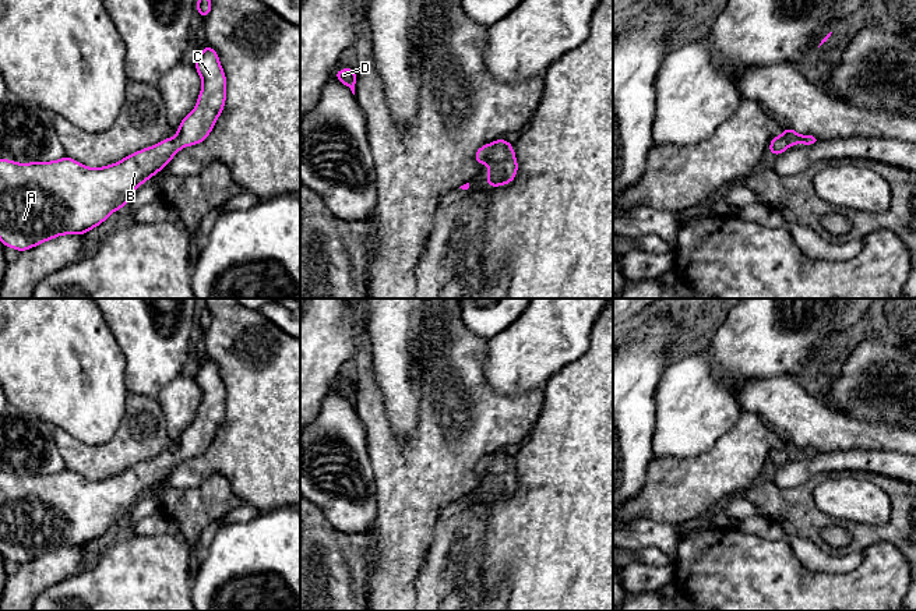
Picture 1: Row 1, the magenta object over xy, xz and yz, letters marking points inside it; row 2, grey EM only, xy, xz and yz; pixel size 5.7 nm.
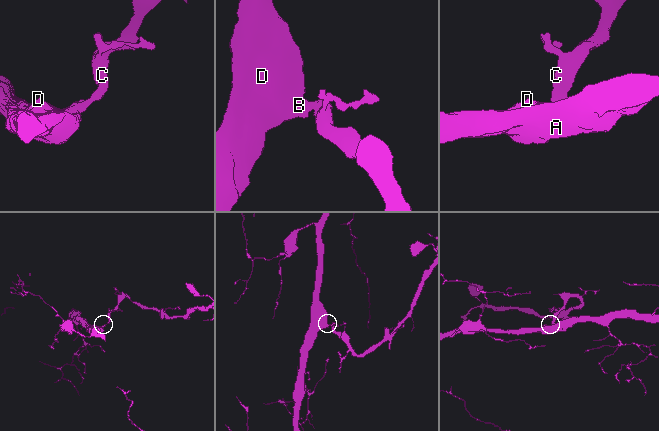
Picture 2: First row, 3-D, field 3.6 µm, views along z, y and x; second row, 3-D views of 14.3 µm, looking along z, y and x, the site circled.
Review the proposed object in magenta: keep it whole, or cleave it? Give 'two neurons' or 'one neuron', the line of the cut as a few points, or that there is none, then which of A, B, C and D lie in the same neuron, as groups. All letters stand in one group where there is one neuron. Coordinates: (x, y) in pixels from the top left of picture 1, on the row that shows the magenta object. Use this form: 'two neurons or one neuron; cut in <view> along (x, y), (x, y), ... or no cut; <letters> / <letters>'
one neuron; no cut; A B C D

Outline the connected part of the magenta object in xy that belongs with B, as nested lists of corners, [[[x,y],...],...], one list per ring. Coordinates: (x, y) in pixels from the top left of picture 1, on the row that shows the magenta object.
[[[205,43],[194,64],[202,80],[194,110],[187,114],[173,138],[128,155],[114,165],[87,167],[66,156],[54,162],[31,162],[21,165],[0,159],[0,240],[6,247],[20,252],[60,234],[85,234],[106,218],[127,206],[140,184],[168,166],[169,160],[183,148],[202,142],[215,126],[225,107],[226,77],[219,64],[218,53]]]

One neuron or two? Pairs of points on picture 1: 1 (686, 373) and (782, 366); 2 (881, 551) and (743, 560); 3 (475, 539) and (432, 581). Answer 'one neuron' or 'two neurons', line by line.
1: one neuron
2: one neuron
3: one neuron

